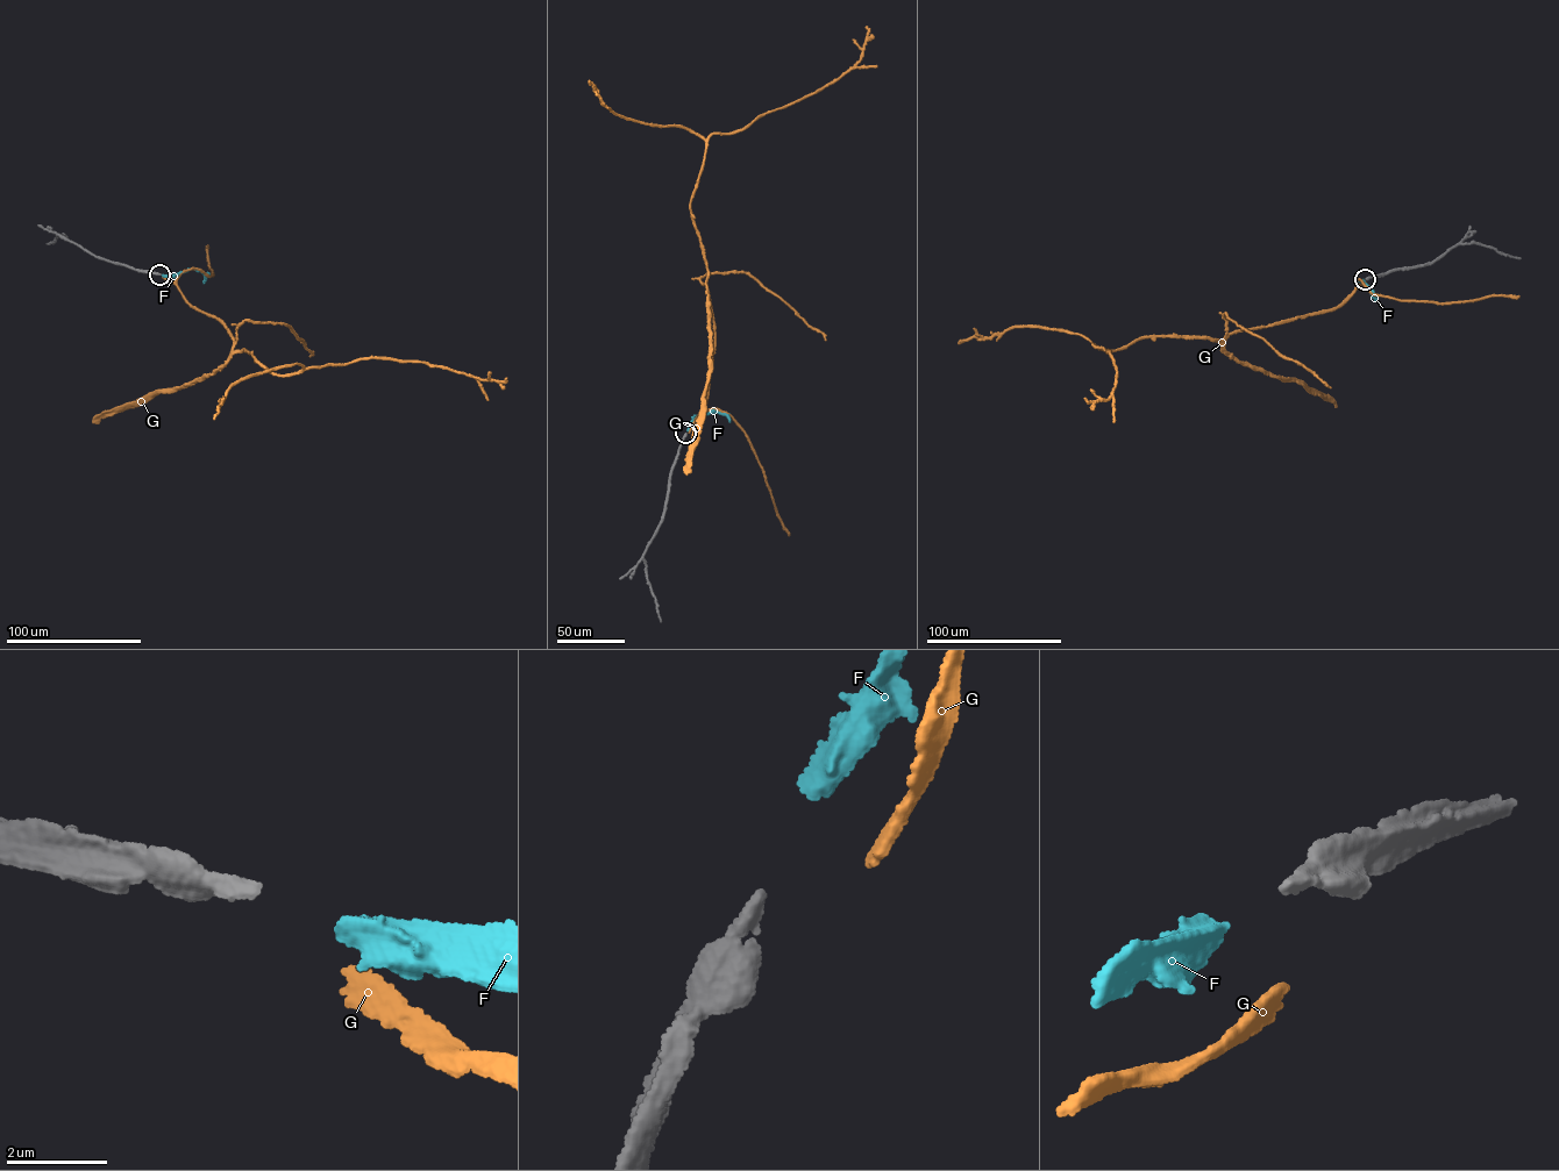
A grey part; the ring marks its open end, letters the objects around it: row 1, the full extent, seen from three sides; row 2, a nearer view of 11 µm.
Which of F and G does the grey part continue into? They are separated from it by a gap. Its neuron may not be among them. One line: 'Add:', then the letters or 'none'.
Add: F

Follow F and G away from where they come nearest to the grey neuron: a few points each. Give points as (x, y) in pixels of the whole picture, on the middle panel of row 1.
F: (687, 430), (700, 415), (719, 412), (730, 420)
G: (689, 433), (705, 401), (714, 343), (706, 263), (690, 207), (707, 141), (837, 80), (860, 61), (867, 26)

